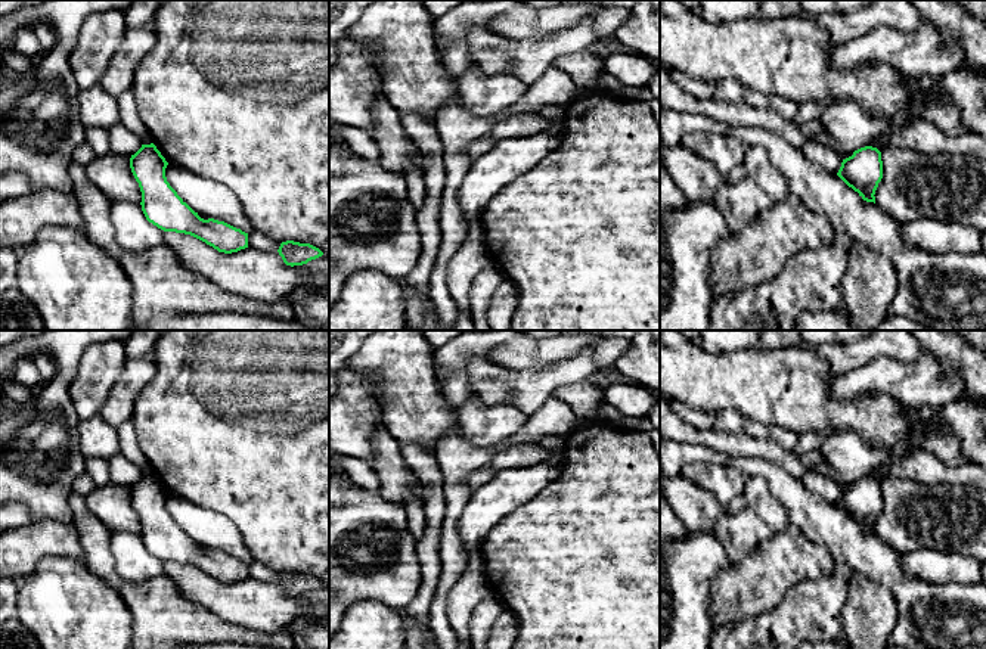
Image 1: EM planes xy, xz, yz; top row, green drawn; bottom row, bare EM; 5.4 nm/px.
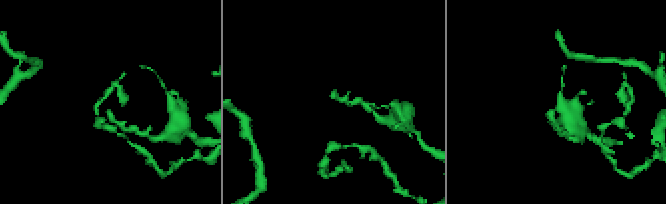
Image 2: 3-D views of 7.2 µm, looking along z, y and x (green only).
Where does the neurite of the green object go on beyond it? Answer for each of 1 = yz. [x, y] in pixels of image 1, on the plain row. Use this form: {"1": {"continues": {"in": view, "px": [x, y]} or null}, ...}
{"1": {"continues": null}}

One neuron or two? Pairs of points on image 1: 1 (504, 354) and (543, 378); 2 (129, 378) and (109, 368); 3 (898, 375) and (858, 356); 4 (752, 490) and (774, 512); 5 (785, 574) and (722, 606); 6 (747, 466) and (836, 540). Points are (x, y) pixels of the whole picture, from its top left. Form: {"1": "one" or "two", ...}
{"1": "two", "2": "two", "3": "two", "4": "one", "5": "one", "6": "one"}

